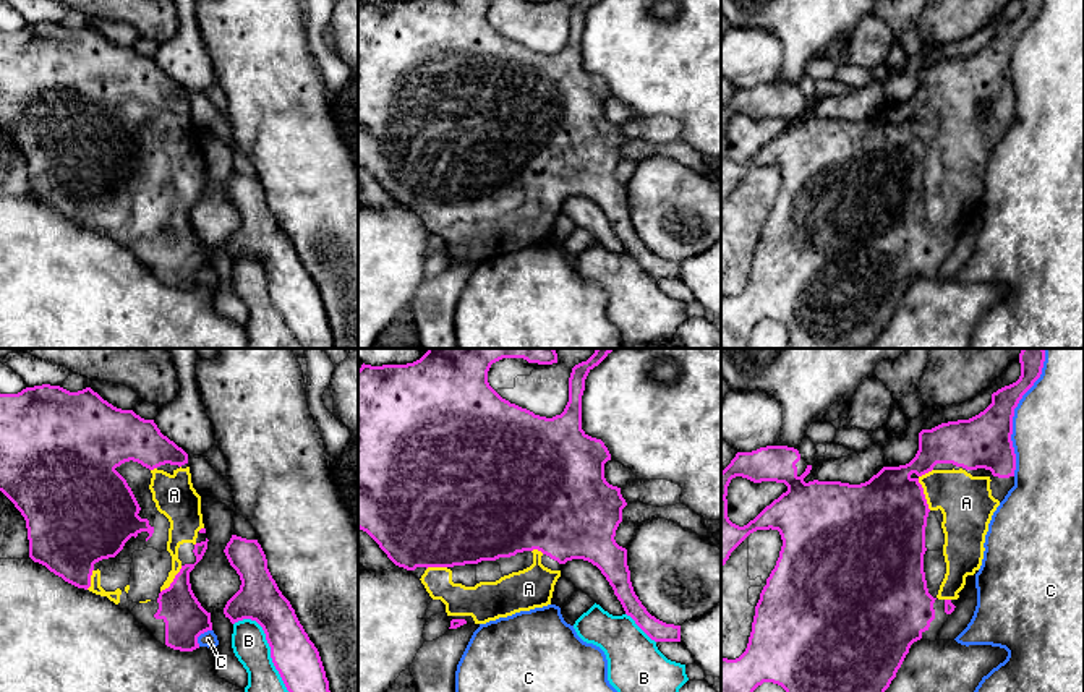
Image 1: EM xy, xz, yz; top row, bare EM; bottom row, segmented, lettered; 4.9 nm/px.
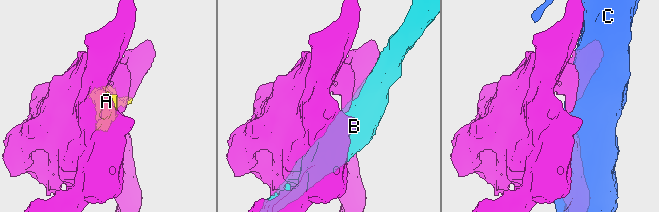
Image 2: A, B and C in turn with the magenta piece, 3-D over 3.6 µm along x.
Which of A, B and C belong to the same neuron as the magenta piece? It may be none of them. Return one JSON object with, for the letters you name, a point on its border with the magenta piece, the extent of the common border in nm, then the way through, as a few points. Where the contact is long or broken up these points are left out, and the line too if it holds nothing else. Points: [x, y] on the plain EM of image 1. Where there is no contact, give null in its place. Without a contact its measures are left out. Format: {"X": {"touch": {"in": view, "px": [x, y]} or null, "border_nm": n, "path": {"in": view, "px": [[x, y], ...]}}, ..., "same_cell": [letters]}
{"A": {"touch": {"in": "yz", "px": [922, 125]}, "border_nm": 200}, "same_cell": ["A"]}

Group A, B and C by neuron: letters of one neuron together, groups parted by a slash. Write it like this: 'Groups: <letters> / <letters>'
Groups: A / B / C

